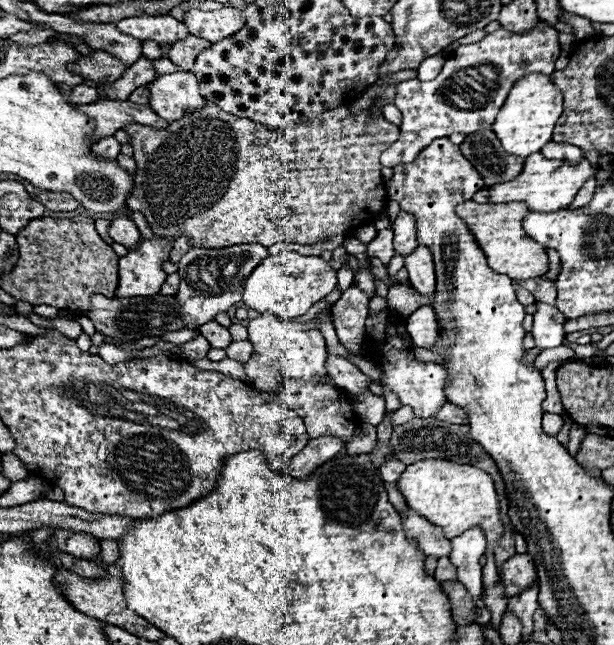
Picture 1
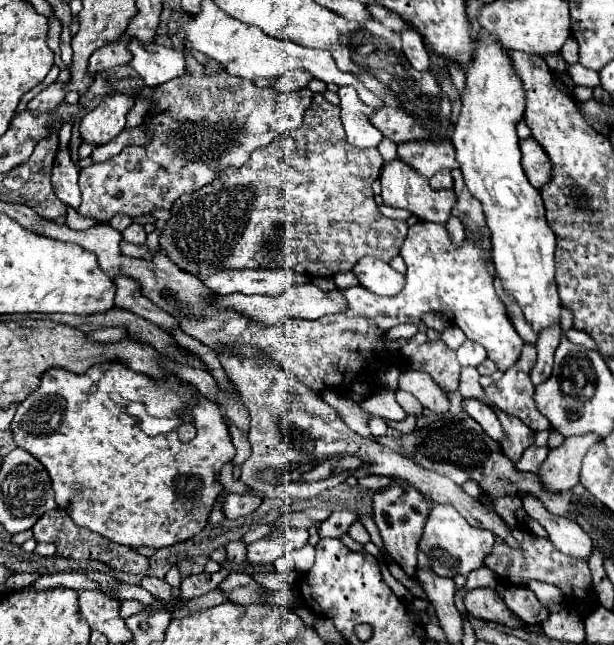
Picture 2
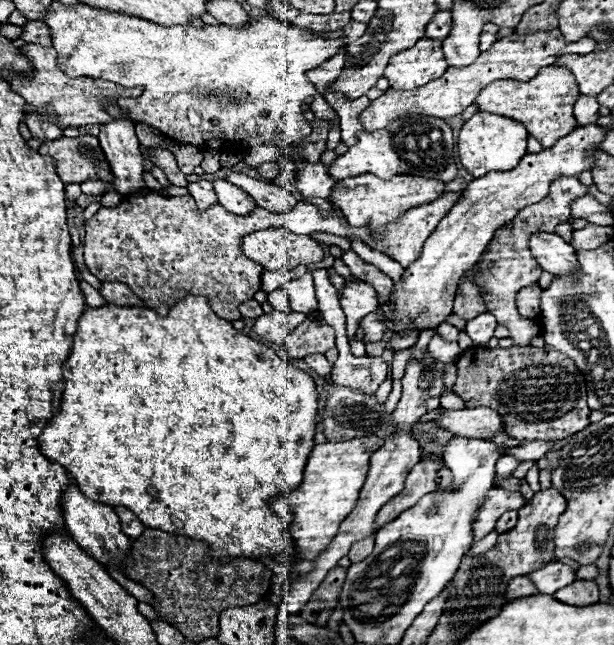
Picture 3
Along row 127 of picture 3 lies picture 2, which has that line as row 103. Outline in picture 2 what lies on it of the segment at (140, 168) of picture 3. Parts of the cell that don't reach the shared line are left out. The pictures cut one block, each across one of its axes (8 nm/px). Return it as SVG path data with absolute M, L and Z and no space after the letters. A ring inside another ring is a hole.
M126 94L106 96L100 106L88 112L80 122L80 138L88 144L102 146L114 140L126 124L126 114L134 106L134 98Z

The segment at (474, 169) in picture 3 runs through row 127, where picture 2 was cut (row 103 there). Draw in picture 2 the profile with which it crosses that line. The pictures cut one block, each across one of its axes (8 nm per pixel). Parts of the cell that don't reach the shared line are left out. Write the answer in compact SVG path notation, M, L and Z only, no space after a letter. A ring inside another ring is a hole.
M480 32L476 54L470 62L470 68L466 70L466 90L462 94L462 112L456 122L452 142L456 146L456 158L464 174L466 186L482 202L486 224L492 232L492 248L494 248L492 262L496 268L496 276L502 282L504 294L516 300L516 304L522 308L526 322L530 322L532 330L540 334L560 322L562 302L560 302L558 286L554 282L556 236L546 222L546 216L544 216L546 208L542 204L540 192L528 182L520 166L520 140L516 136L516 124L522 120L522 114L524 114L524 88L520 78L510 66L510 58L506 50L500 46L500 42L496 42L496 38L492 38L492 34Z

